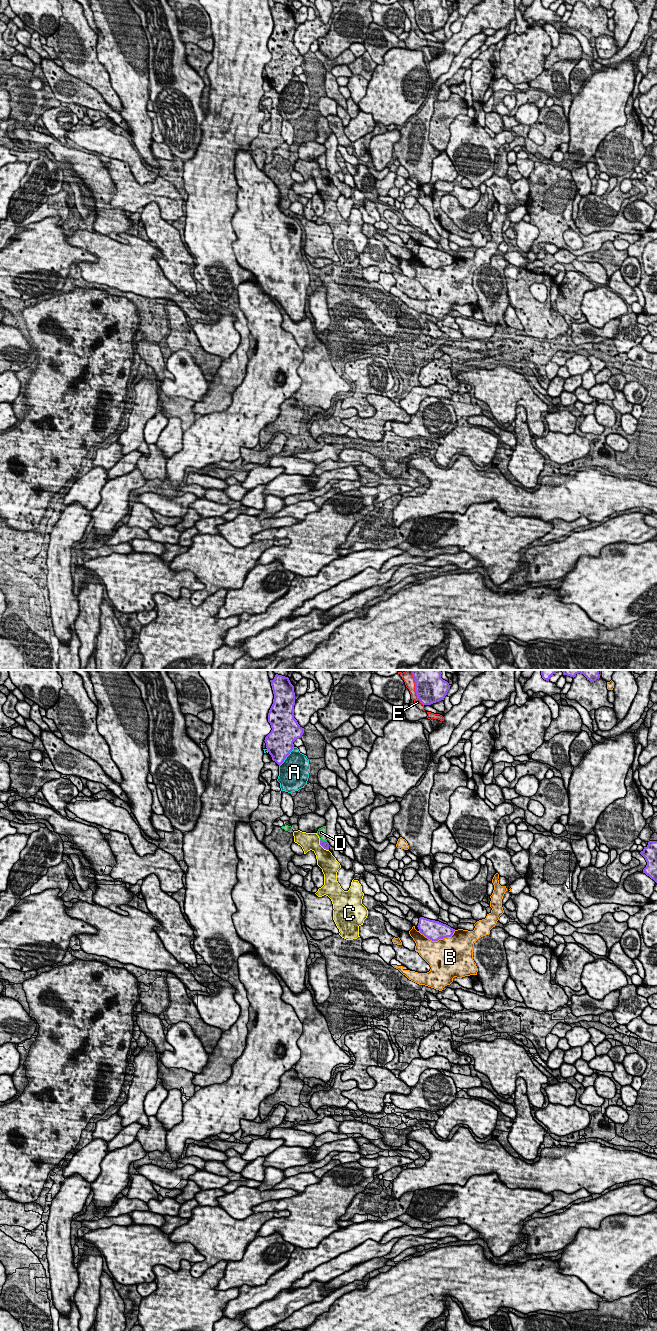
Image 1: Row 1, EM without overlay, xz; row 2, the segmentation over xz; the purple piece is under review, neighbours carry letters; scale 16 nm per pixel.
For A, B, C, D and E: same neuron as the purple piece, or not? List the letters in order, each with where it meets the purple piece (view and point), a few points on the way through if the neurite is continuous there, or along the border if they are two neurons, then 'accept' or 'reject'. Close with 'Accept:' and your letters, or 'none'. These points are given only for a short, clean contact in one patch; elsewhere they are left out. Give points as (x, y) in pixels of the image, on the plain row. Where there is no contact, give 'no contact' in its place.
A: xz (286, 84) | reject
B: xz (437, 268) | reject
C: xz (322, 174) | along xz (319, 168), (319, 171), (328, 178) | reject
D: xz (323, 169) | reject
E: xz (415, 17) | reject
Accept: none

